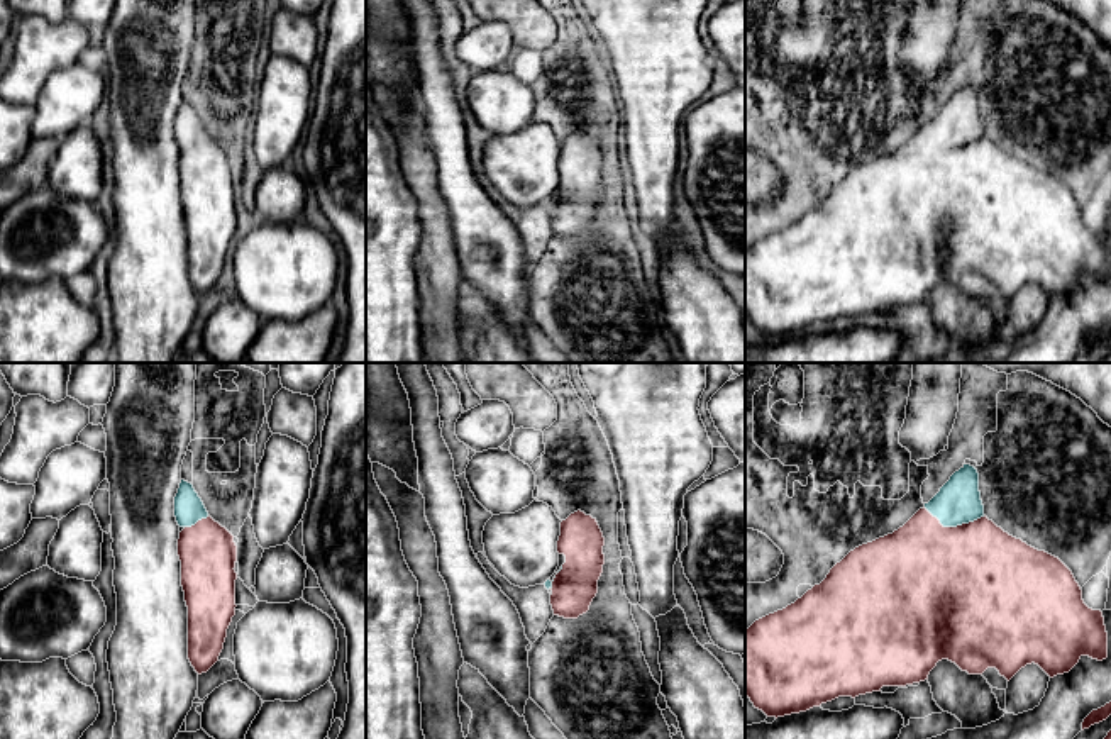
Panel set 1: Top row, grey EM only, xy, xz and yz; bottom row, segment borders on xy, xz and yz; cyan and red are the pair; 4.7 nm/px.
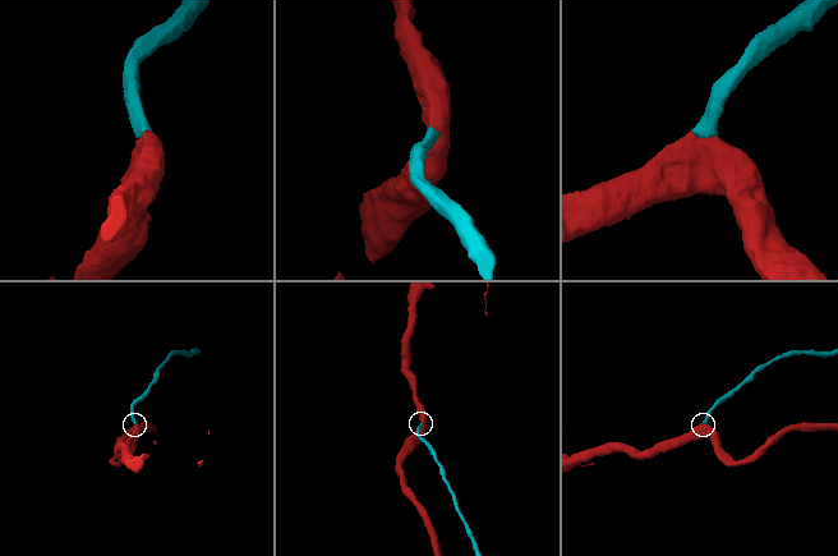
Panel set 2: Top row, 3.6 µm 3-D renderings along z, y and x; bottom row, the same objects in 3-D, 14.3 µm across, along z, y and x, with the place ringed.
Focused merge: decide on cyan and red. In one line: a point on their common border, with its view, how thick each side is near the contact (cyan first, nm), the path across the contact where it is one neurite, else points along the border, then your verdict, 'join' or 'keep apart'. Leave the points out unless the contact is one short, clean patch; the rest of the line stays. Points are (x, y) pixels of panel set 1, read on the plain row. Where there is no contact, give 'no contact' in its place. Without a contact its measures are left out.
meets cyan in yz at (954, 146); 220 nm thick on the cyan side, 500 nm on the other; runs through yz (959, 122), (954, 146), (959, 199); join

